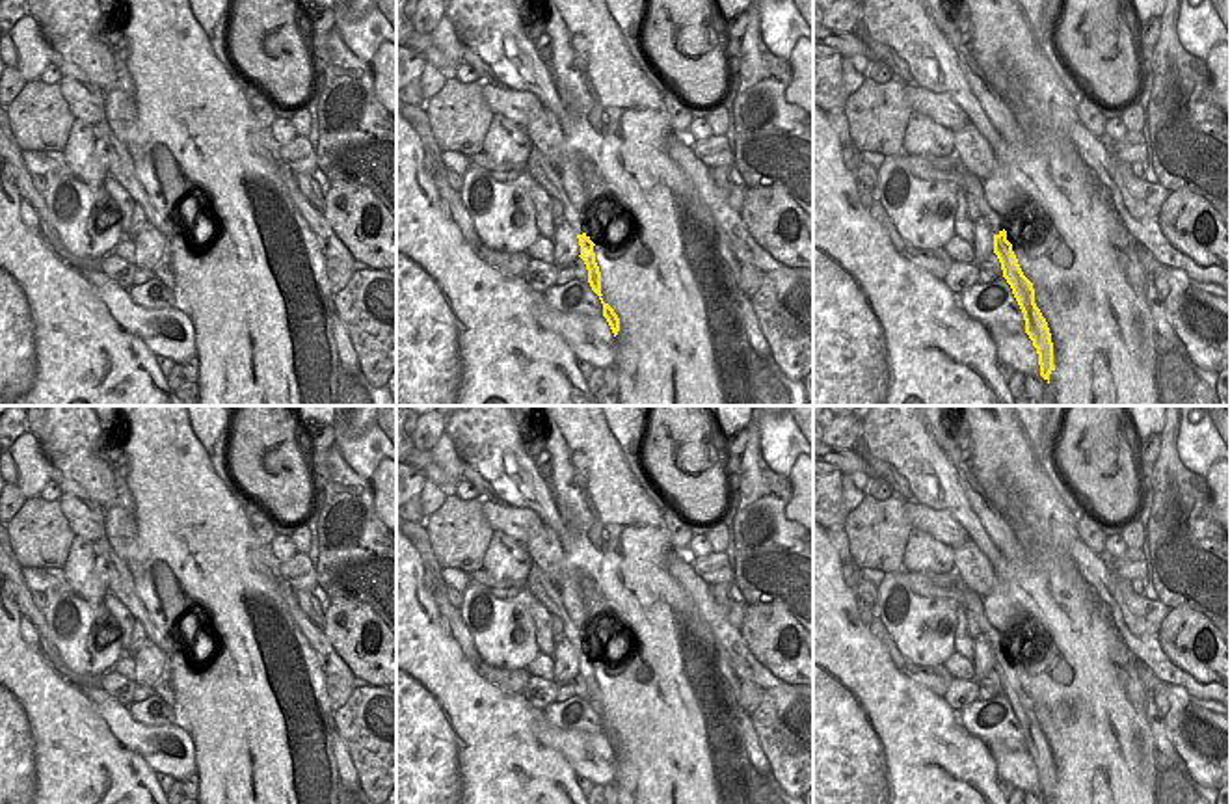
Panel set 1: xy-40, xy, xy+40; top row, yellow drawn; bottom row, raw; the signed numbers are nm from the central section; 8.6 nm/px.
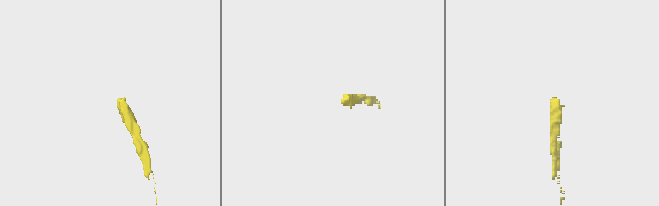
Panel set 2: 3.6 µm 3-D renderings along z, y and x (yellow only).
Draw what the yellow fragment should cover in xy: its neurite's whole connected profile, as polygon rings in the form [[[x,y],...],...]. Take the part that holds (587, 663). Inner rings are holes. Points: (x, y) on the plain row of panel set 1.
[[[532,564],[530,566],[530,571],[528,571],[528,577],[527,577],[527,590],[549,610],[549,614],[555,614],[562,620],[562,625],[564,625],[564,636],[573,644],[577,655],[579,655],[579,663],[581,663],[581,676],[584,677],[586,681],[586,687],[588,687],[588,700],[592,704],[592,707],[599,713],[601,720],[603,720],[603,733],[607,735],[614,754],[618,752],[620,748],[620,735],[618,731],[614,730],[614,726],[603,718],[603,711],[601,711],[601,689],[599,689],[599,683],[595,679],[595,670],[594,670],[594,659],[590,657],[590,648],[592,644],[582,636],[584,631],[581,631],[573,622],[571,618],[568,616],[568,610],[562,603],[562,597],[560,597],[560,590],[558,586],[536,566]]]

